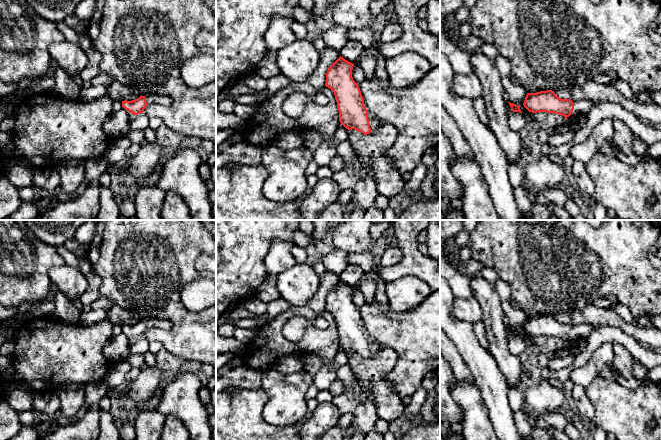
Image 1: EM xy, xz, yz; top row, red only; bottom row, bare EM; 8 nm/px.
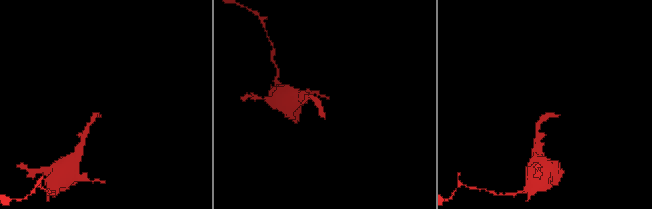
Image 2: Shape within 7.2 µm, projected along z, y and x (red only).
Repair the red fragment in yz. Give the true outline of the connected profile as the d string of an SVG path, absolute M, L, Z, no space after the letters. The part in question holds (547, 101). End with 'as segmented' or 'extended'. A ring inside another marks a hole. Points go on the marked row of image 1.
M547 90L527 93L523 105L532 113L555 113L567 119L569 116L576 114L588 114L593 107L593 102L590 100L572 101L570 99L561 99L554 91Z | extended

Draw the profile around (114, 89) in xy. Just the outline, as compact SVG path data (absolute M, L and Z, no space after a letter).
M114 80L110 85L107 86L108 95L113 100L118 101L132 101L141 96L141 94L133 87L123 85L122 83Z

